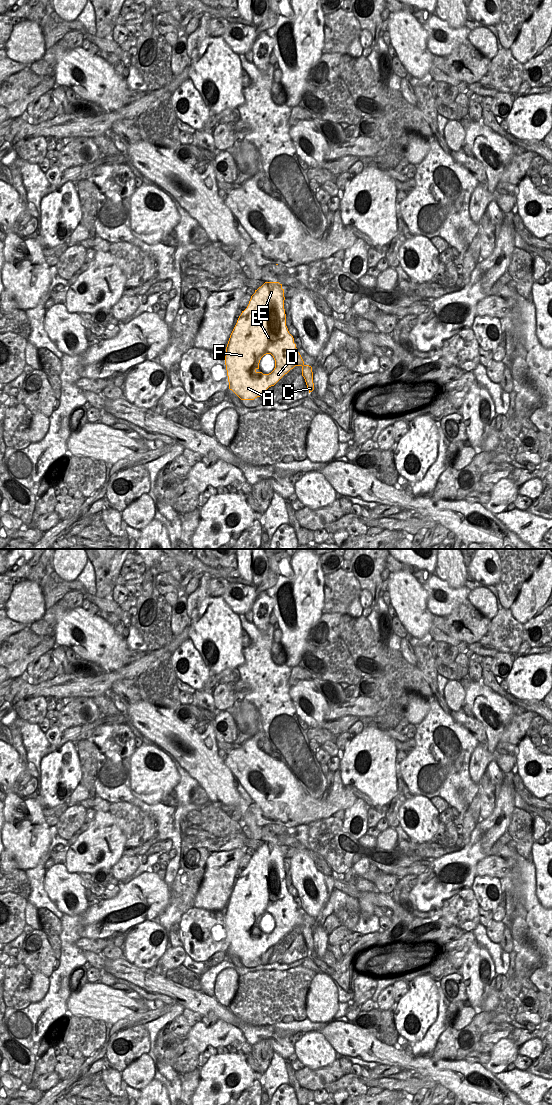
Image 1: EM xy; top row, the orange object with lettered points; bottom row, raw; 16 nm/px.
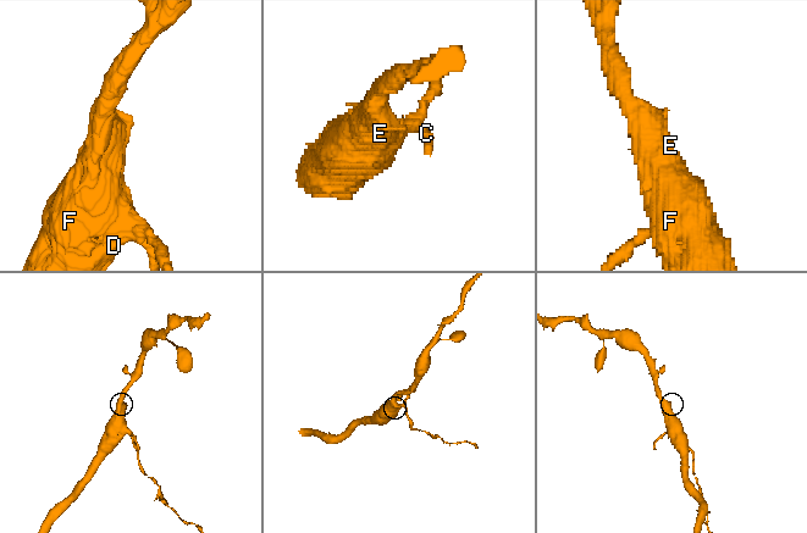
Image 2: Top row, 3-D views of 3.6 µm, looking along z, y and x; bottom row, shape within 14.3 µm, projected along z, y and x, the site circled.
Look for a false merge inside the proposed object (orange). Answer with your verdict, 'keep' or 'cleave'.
cleave

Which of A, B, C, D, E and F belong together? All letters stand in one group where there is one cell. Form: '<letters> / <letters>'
A B D E F / C

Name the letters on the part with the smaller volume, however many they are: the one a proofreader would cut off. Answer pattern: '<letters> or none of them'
C

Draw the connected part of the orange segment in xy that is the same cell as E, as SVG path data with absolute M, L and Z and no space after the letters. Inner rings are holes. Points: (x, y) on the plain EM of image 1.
M265 842L251 856L247 868L242 871L230 895L225 916L229 949L241 960L254 960L260 957L295 926L302 927L304 938L313 937L312 927L304 924L294 898L286 886L284 860L282 844ZM266 914L271 914L275 920L275 928L269 934L256 931L259 929L261 918Z

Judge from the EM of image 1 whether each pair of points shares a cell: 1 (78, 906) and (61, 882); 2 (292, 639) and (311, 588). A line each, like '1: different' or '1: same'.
1: same
2: same

